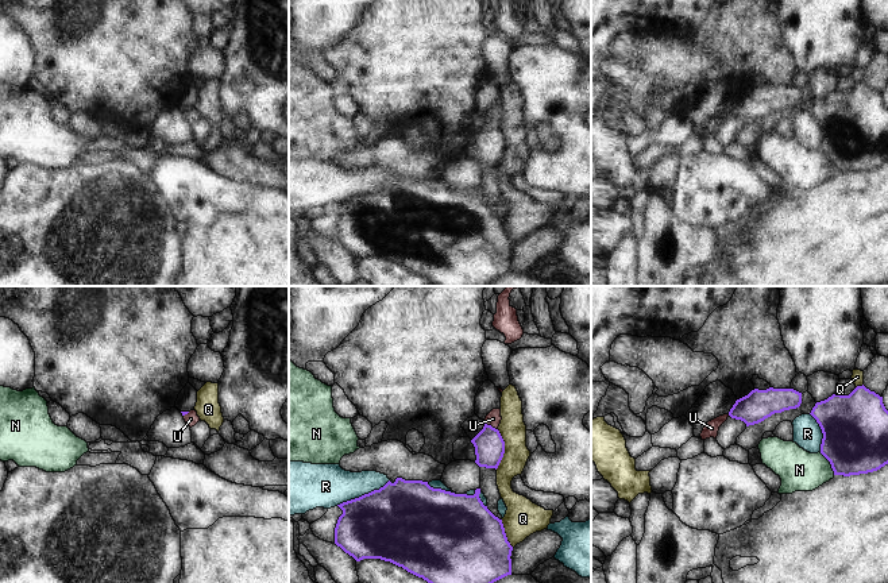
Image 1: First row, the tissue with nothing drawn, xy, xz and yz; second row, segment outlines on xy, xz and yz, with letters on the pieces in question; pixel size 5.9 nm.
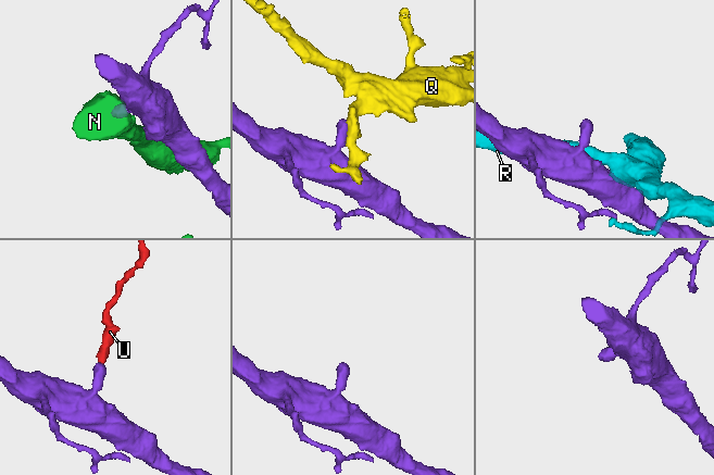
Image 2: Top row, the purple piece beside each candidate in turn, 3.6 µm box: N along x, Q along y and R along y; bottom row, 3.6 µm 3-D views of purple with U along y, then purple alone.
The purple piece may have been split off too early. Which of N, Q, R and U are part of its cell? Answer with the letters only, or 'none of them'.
U

